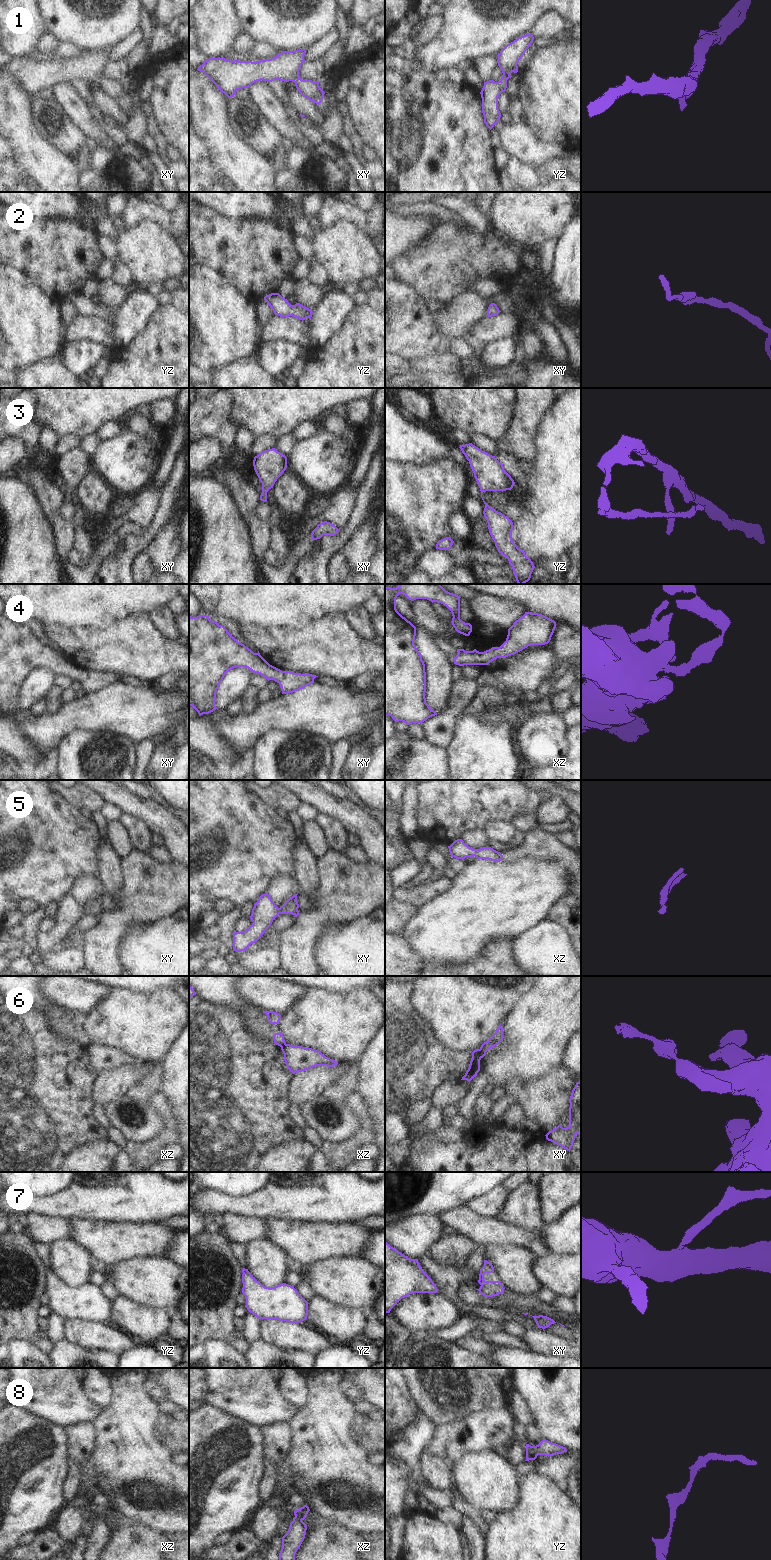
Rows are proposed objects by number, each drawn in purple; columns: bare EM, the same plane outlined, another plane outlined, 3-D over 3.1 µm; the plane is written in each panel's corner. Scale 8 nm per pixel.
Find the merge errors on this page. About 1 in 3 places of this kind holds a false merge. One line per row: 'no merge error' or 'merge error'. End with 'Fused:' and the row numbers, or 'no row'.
1: no merge error
2: no merge error
3: no merge error
4: no merge error
5: no merge error
6: merge error
7: no merge error
8: no merge error
Fused: 6

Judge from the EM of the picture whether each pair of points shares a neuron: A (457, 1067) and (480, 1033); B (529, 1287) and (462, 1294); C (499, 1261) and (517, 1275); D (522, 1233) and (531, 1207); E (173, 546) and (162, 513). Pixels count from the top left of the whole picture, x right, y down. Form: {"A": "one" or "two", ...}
{"A": "two", "B": "two", "C": "one", "D": "two", "E": "two"}

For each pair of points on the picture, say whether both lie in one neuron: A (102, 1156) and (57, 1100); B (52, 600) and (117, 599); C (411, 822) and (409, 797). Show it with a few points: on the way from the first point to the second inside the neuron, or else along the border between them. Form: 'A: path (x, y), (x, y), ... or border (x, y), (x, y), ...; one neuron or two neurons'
A: border (105, 1137), (82, 1144), (70, 1151); two neurons
B: path (68, 600), (90, 600), (93, 603), (101, 600); one neuron
C: path (410, 816), (410, 803); one neuron

